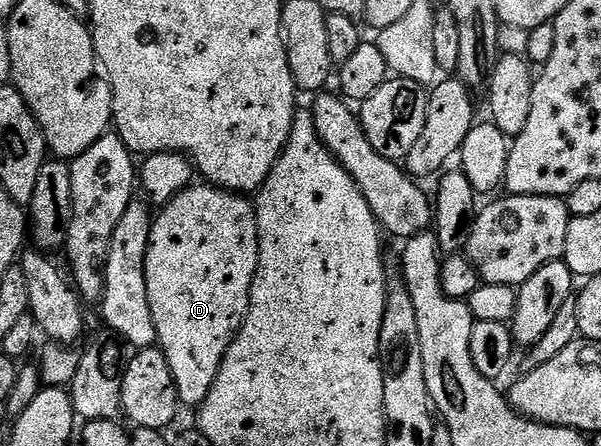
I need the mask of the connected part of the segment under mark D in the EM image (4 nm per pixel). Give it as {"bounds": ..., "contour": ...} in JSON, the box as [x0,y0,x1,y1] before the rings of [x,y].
{"bounds":[146,184,258,408],"contour":[[[191,184],[175,194],[174,199],[157,211],[150,228],[150,243],[146,253],[146,283],[148,284],[148,304],[152,308],[152,320],[156,324],[158,333],[157,345],[162,354],[168,360],[168,368],[172,372],[172,380],[176,384],[179,403],[183,407],[197,408],[202,405],[216,376],[220,364],[224,360],[226,350],[234,337],[238,335],[238,329],[242,327],[246,319],[246,309],[250,306],[250,289],[254,283],[254,277],[258,271],[258,217],[254,211],[255,203],[249,197],[234,193],[233,190],[219,190],[217,186],[209,184]]]}

